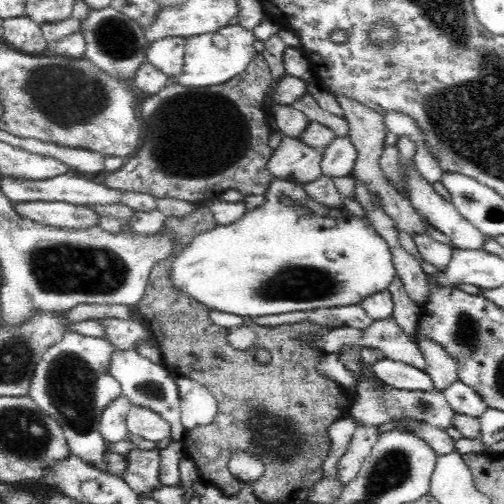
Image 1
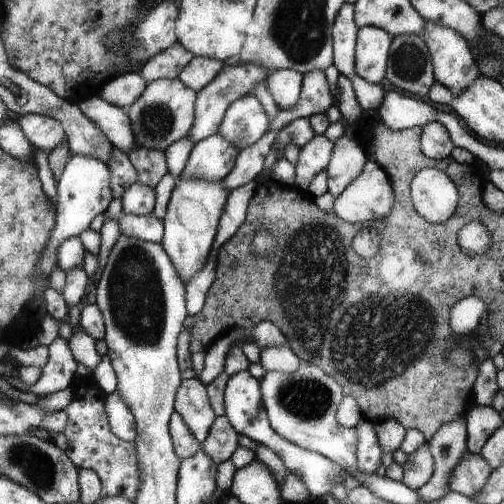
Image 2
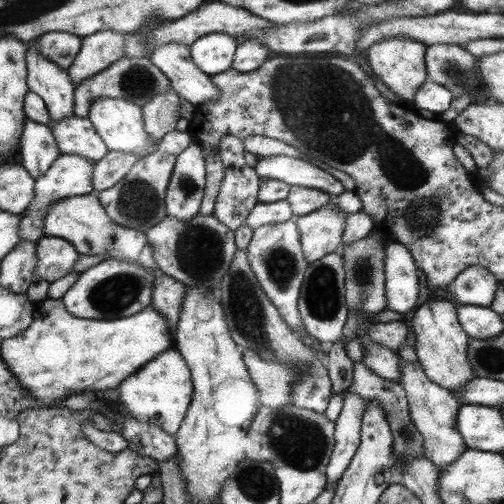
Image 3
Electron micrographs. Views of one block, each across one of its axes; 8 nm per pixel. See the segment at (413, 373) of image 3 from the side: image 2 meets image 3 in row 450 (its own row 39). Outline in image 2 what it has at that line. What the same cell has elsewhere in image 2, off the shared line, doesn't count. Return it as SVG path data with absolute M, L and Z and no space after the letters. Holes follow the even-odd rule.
M425 22L421 38L429 48L437 84L445 86L453 96L459 96L475 82L475 78L481 76L469 42L465 42L459 32Z

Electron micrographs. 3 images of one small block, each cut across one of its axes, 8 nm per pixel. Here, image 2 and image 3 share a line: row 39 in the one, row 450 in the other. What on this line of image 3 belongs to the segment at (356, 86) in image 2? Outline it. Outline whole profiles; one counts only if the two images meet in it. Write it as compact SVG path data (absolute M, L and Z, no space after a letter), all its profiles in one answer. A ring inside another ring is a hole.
M347 392L343 398L341 416L335 422L335 448L329 458L325 478L327 484L337 484L345 468L349 466L355 450L361 442L361 422L363 422L365 402L361 396Z

